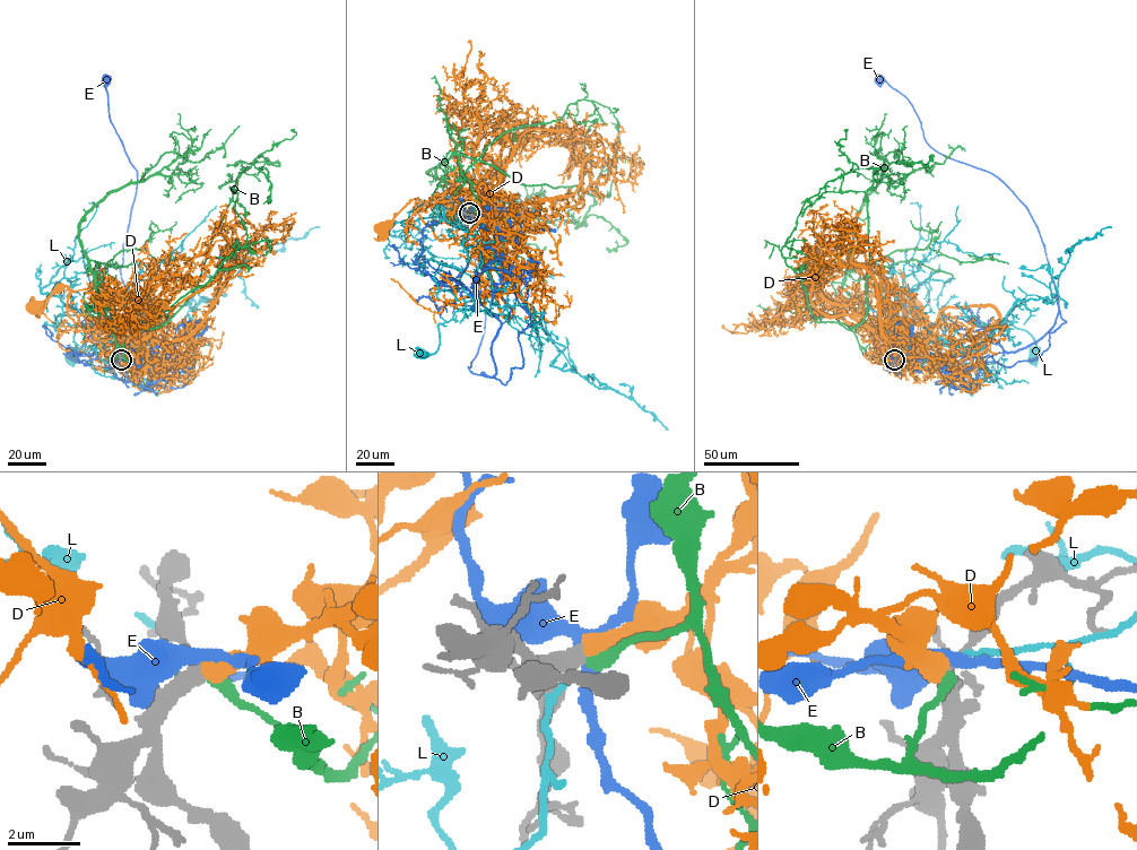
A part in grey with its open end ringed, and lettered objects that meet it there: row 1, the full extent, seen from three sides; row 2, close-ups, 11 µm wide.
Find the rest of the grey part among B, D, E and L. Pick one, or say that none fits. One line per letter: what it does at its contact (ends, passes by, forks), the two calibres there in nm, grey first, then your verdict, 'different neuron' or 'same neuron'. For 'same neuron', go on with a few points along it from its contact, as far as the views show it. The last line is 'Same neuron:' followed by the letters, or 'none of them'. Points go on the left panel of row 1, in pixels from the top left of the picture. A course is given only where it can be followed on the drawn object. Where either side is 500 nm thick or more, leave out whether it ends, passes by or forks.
B: it ends; calibres 380 and 340 nm; different neuron
D: calibres 360 and 650 nm; same neuron; course (121, 360), (130, 354), (124, 346), (92, 343), (69, 317), (67, 286), (54, 293), (36, 309)
E: it forks; calibres 360 and 280 nm; different neuron
L: it ends; calibres 320 and 180 nm; different neuron
Same neuron: D

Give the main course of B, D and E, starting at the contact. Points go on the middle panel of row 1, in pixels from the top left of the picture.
B: (469, 214), (475, 194), (460, 155), (526, 185), (581, 183), (593, 198), (586, 215), (627, 241), (606, 248)
D: (469, 213), (475, 210), (478, 222), (461, 235), (440, 240), (423, 219), (415, 198), (384, 228)
E: (469, 214), (494, 233), (530, 322), (519, 334), (523, 364), (505, 384), (468, 367), (485, 304), (454, 198)

